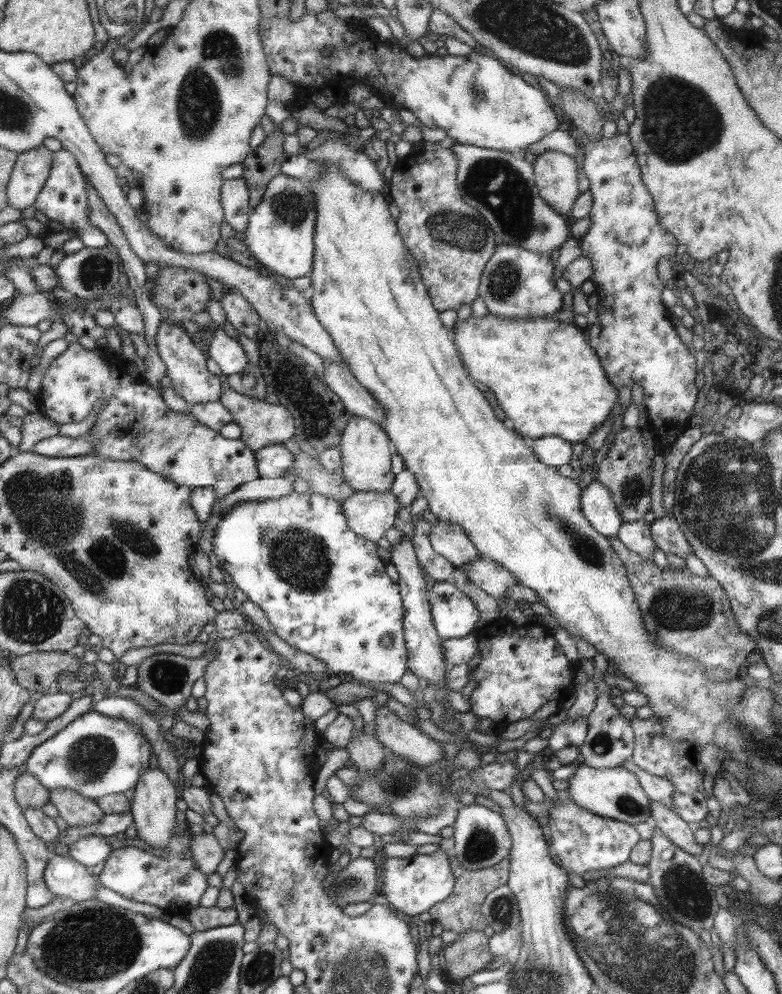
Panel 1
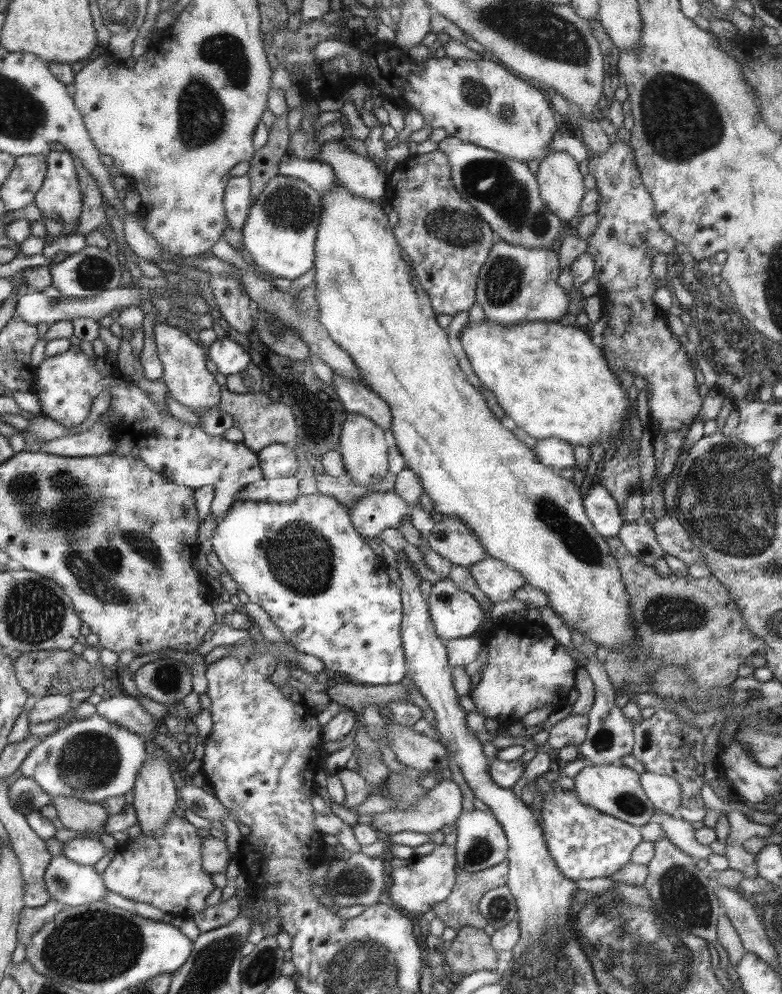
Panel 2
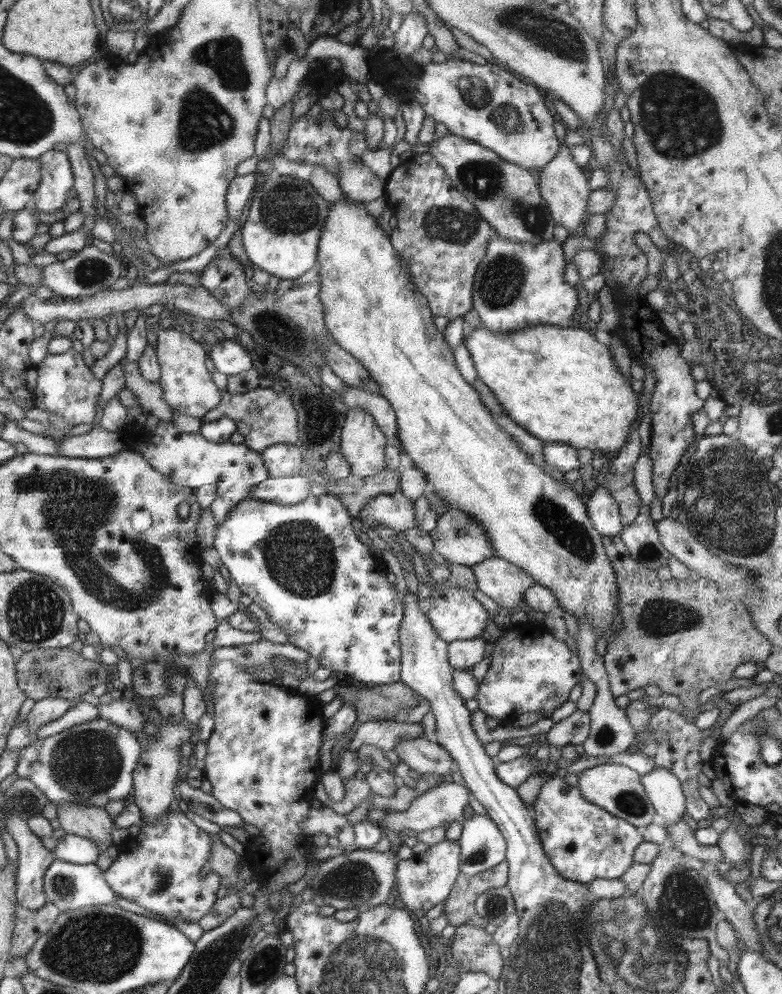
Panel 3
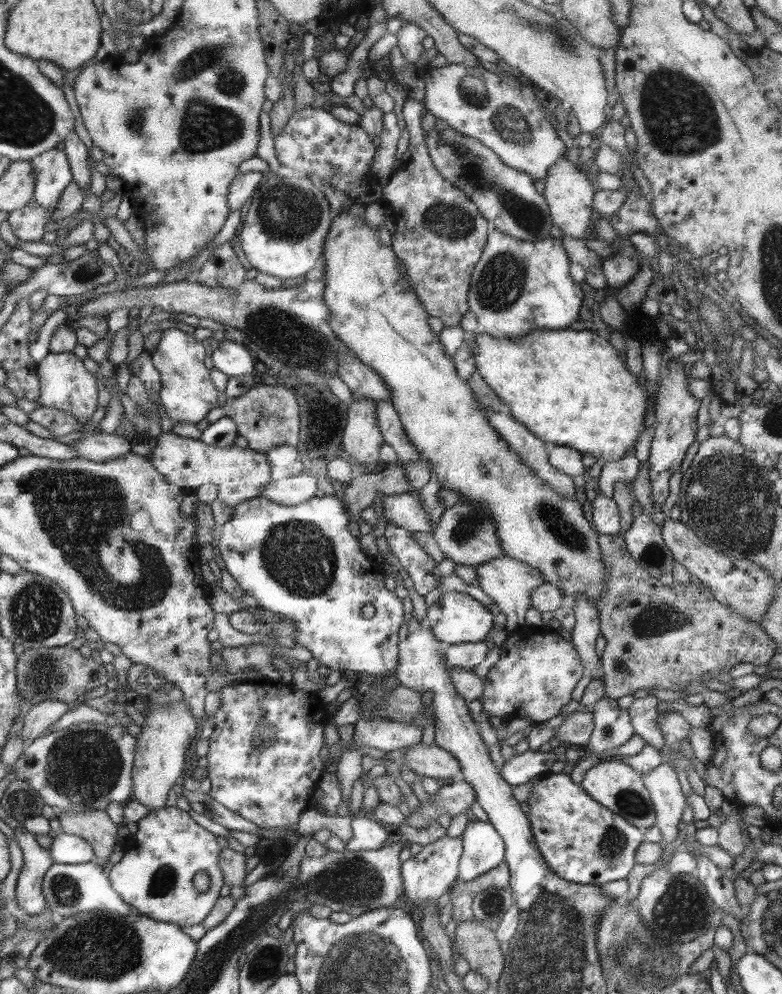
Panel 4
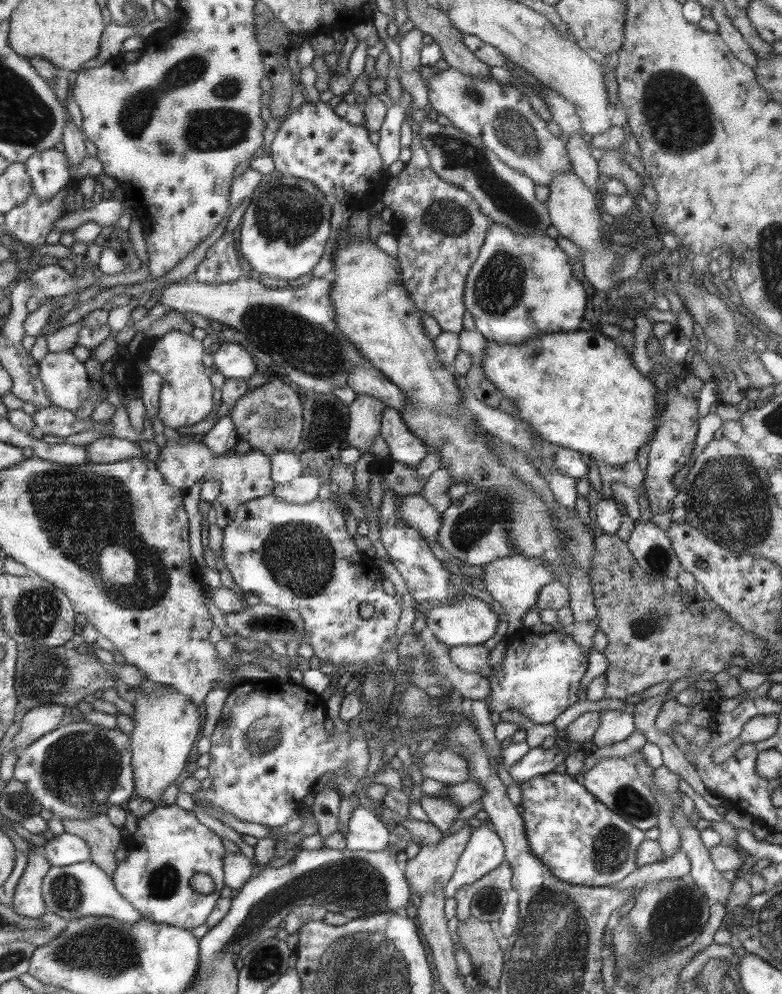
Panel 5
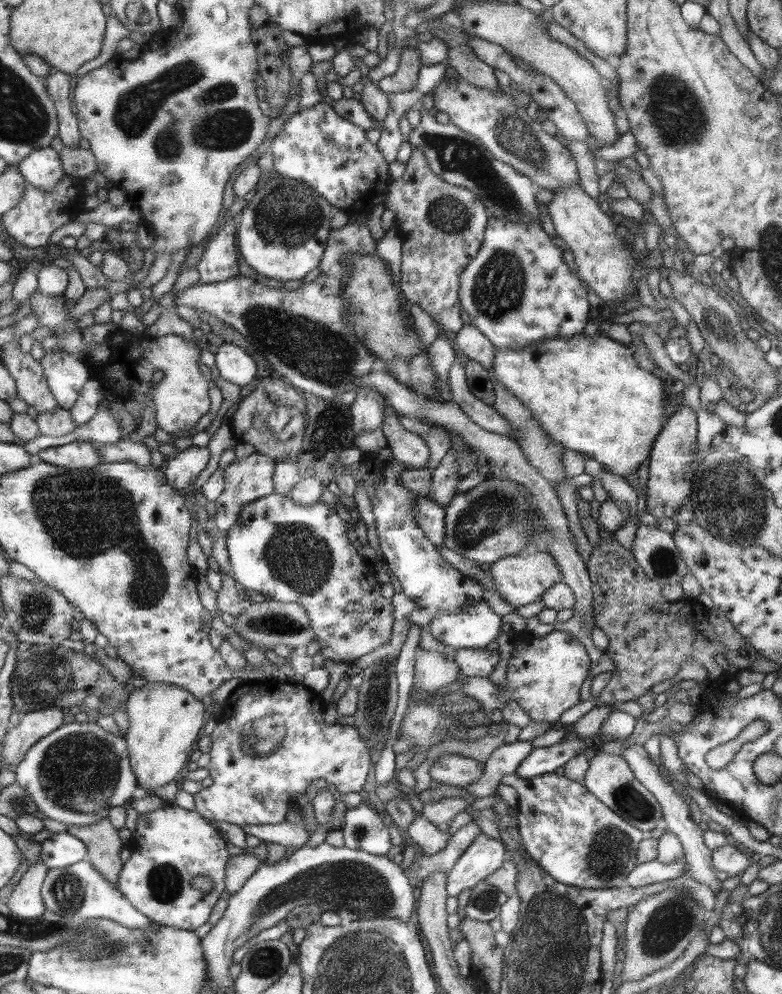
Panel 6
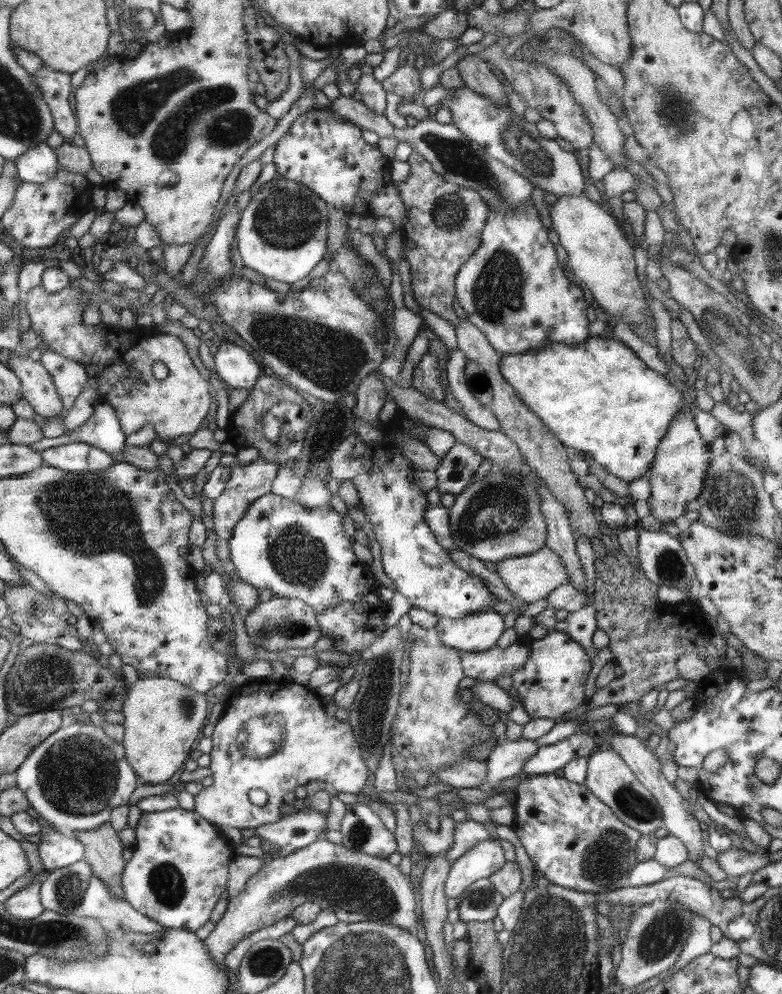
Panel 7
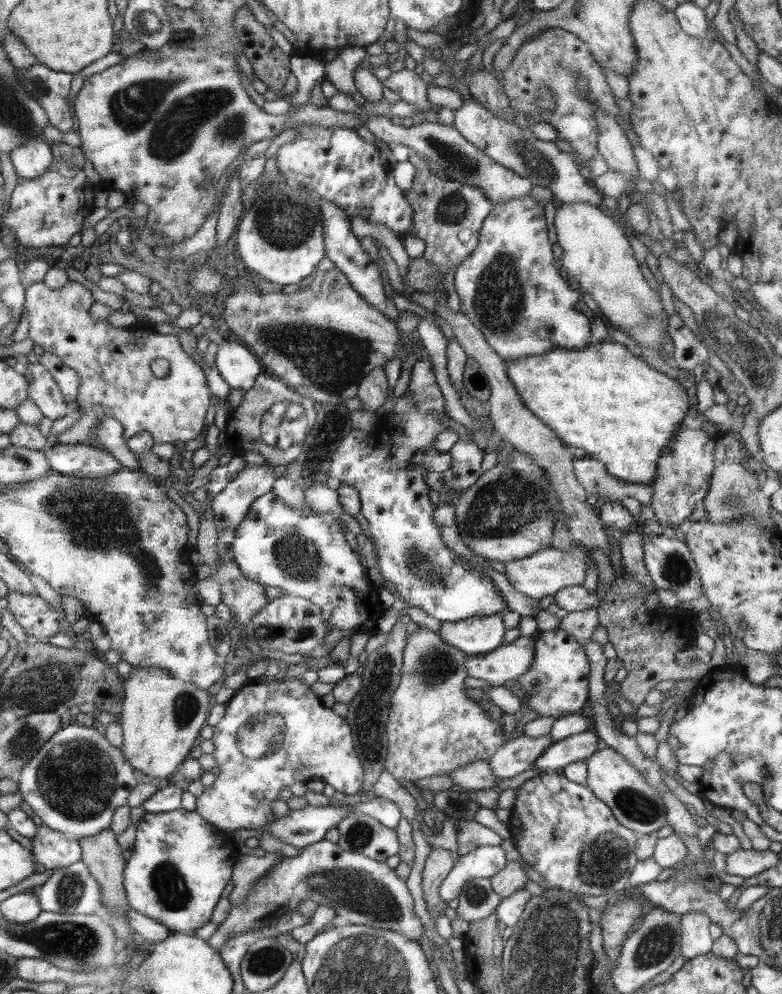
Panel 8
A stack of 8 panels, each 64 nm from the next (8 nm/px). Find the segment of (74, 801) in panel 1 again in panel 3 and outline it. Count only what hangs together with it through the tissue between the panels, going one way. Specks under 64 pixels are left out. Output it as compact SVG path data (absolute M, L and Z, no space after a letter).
M64 802L58 808L58 819L63 830L70 835L80 835L98 844L104 853L113 846L116 832L115 818L100 806L80 806L74 802Z

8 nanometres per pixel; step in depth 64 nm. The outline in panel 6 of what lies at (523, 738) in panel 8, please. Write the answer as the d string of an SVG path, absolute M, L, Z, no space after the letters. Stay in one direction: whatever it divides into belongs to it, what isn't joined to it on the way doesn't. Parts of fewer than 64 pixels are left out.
M517 740L512 744L504 742L492 752L485 762L485 771L482 776L462 789L466 789L473 799L494 794L498 784L501 783L500 780L506 774L515 773L516 768L522 764L532 749L531 741Z

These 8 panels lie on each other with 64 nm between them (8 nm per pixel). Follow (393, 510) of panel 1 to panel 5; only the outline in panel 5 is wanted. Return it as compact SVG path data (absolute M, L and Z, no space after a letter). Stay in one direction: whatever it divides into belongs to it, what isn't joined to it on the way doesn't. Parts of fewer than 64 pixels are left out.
M420 495L402 496L397 501L397 512L412 526L414 530L419 531L423 537L428 540L438 540L438 530L442 524L441 514Z

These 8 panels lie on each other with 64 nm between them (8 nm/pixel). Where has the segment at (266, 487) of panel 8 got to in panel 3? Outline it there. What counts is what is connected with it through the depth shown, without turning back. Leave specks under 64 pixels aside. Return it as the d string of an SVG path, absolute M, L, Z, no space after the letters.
M160 421L154 431L138 428L133 422L124 432L129 451L141 454L160 474L167 475L173 483L191 489L216 485L217 497L210 510L216 523L225 522L241 501L251 496L252 486L268 478L268 468L263 455L244 444L224 442L218 445L197 434L180 433L173 422Z

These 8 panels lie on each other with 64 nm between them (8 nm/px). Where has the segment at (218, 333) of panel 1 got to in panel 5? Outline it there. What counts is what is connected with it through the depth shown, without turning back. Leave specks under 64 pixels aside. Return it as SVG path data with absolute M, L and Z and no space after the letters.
M224 343L214 353L214 365L226 380L248 381L258 372L254 355L248 345Z

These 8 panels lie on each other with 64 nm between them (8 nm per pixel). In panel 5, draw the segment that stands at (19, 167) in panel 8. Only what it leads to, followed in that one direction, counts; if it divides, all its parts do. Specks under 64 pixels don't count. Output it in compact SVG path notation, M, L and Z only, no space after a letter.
M68 117L68 120L70 121L64 133L66 151L62 152L56 148L48 149L36 153L25 163L30 176L34 178L36 193L46 201L54 199L74 182L70 162L75 164L75 168L79 168L89 156L88 148L86 148L87 135L82 133L80 126L74 124L71 117Z

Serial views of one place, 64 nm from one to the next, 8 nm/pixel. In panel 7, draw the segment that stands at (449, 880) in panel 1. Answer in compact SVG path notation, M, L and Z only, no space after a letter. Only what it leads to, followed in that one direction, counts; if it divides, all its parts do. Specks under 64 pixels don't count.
M471 818L456 824L454 832L454 844L446 853L447 860L453 864L461 858L468 850L474 849L480 842L490 841L490 832L484 824L474 821Z

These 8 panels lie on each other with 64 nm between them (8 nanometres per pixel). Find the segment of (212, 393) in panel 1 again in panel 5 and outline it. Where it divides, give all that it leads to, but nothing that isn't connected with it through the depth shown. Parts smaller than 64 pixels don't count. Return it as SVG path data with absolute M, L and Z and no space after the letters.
M172 330L162 338L153 339L151 343L147 343L146 348L142 348L140 342L131 345L132 353L129 354L128 360L123 360L123 362L117 362L112 360L115 364L114 376L121 381L121 386L124 390L131 388L133 385L141 385L141 374L139 370L136 370L133 360L140 360L145 363L146 367L149 367L149 370L155 371L160 374L163 379L163 384L161 387L161 395L159 396L160 404L160 414L158 417L164 423L164 427L172 428L172 430L178 430L182 427L192 426L192 424L198 424L204 416L209 416L212 408L214 408L214 402L212 402L212 384L210 384L210 378L206 374L206 368L202 364L202 356L204 356L204 347L202 346L201 340L196 340L191 334L180 332L179 330Z

